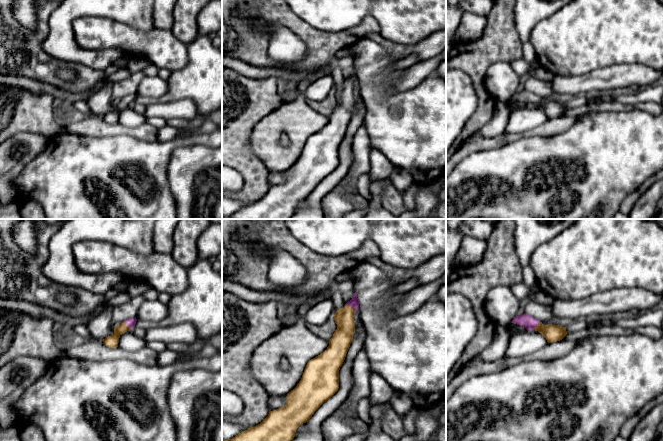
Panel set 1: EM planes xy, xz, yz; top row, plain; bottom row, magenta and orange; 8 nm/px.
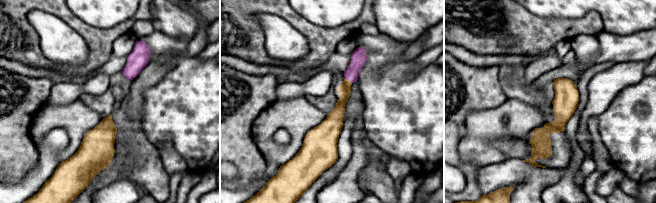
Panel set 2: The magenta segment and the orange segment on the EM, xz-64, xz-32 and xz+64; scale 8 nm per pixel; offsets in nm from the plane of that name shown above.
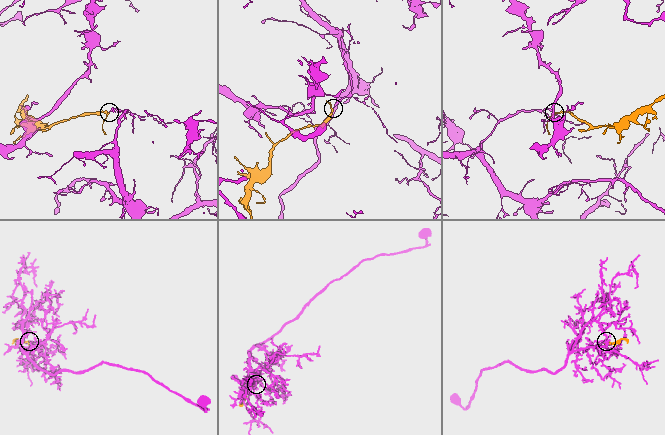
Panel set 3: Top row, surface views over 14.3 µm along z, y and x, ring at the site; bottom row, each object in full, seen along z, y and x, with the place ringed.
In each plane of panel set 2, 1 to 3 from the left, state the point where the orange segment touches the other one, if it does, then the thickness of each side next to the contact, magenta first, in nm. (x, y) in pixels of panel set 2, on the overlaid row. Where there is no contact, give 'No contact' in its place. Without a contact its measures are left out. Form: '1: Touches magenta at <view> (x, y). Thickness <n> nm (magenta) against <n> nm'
1: No contact
2: Touches magenta at xz-32 (348, 79). Thickness 130 nm (magenta) against 110 nm
3: No contact

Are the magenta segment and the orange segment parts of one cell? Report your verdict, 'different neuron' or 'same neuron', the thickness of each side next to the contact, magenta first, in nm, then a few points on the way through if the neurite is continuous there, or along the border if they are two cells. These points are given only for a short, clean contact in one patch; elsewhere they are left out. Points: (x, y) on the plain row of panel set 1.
same neuron; 80 nm thick on the magenta side, 160 nm on the other; runs through xz (354, 78), (351, 82), (344, 94)

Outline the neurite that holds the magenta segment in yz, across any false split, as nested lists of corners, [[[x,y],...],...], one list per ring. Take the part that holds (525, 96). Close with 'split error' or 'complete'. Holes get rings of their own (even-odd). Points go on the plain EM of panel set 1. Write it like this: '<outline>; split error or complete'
[[[524,89],[521,92],[515,92],[511,99],[525,103],[527,106],[535,106],[541,109],[548,119],[562,116],[568,109],[566,103],[559,101],[543,101],[536,94]]]; split error

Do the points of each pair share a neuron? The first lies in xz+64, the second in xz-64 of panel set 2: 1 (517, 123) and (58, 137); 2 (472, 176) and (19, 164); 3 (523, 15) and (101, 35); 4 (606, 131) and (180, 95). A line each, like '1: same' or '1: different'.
1: different
2: same
3: same
4: same

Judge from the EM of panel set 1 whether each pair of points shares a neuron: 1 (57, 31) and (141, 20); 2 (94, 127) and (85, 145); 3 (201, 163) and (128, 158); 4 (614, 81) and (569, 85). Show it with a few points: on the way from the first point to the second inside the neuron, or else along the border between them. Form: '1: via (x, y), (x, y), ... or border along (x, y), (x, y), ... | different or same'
1: via (77, 10), (120, 10) | same
2: border along (66, 130), (78, 135), (113, 136) | different
3: border along (186, 145), (172, 152), (167, 168), (169, 185) | different
4: via (603, 81), (580, 85) | same

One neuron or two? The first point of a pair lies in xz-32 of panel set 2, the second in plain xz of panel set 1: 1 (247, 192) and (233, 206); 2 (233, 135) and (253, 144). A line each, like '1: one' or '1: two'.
1: one
2: two

